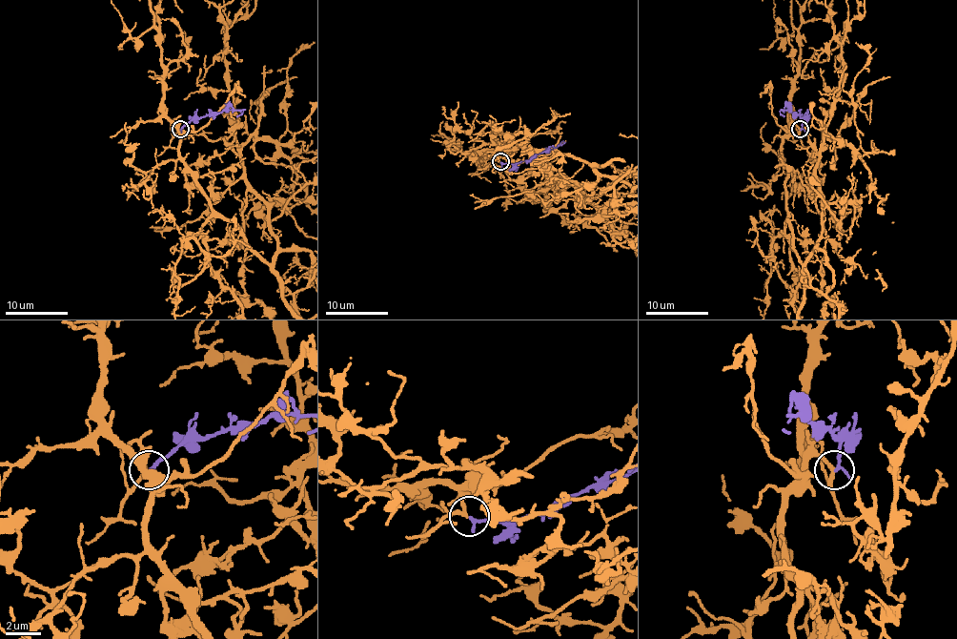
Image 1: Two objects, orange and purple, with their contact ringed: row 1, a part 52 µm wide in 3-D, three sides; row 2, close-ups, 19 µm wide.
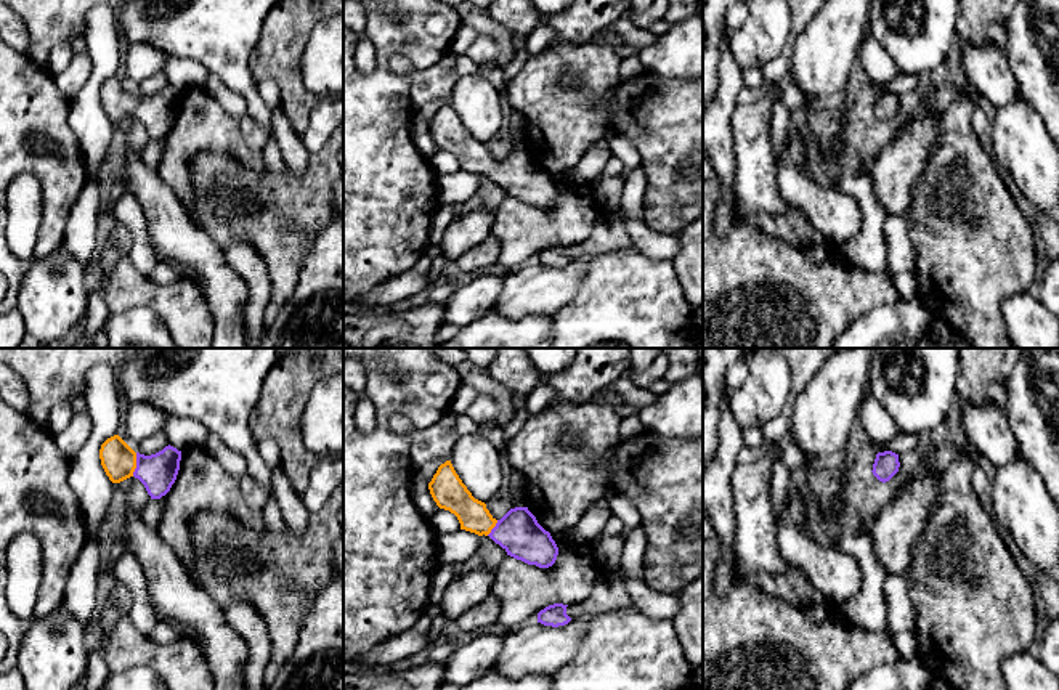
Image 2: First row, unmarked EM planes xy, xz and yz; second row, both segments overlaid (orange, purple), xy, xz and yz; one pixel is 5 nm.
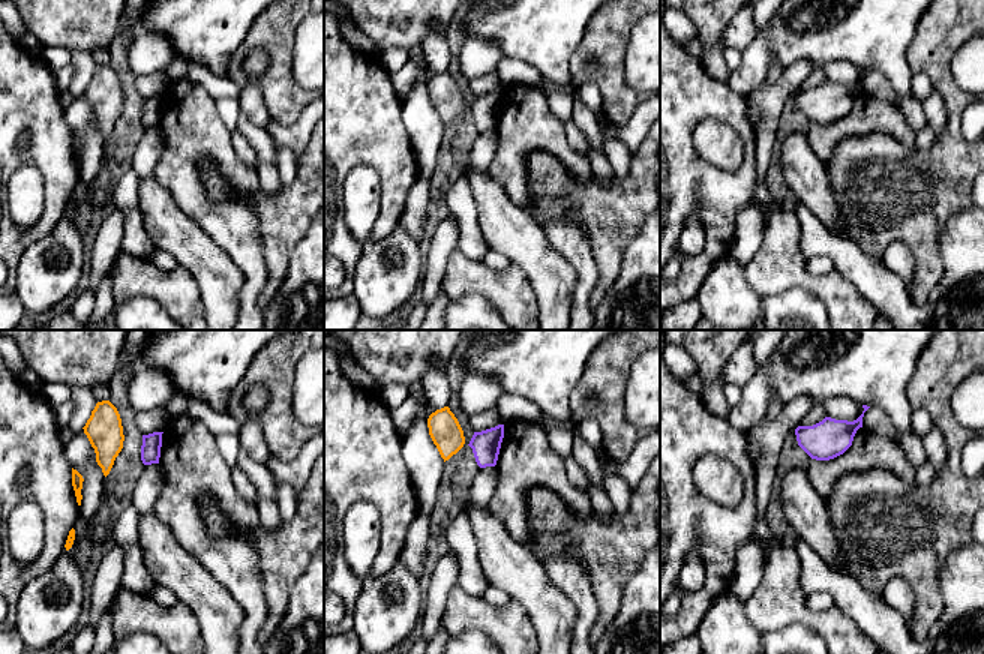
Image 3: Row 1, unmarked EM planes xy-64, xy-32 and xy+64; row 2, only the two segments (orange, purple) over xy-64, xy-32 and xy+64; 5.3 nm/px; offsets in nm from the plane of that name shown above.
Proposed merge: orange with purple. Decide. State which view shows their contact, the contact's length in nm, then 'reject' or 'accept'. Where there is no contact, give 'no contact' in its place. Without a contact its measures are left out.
contact in xy; length 120 nm; accept

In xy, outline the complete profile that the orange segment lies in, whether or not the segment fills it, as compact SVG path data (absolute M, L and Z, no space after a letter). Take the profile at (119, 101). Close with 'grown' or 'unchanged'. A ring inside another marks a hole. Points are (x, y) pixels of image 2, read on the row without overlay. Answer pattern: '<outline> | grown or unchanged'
M114 75L101 85L99 99L112 124L135 117L144 125L151 140L160 140L176 120L181 91L168 85L156 95L144 96Z | grown

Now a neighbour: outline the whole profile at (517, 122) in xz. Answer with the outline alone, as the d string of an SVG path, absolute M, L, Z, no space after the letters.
M512 109L509 125L510 125L512 149L526 148L526 119L523 117L523 114Z

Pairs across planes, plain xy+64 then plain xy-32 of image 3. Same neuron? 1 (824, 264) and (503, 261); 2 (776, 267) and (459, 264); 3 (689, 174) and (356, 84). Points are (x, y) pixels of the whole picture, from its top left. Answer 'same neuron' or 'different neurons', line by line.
1: same neuron
2: same neuron
3: same neuron

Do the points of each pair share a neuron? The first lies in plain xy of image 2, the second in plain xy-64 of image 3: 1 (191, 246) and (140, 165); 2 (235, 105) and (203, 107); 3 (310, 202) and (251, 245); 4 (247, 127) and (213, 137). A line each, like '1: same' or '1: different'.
1: different
2: different
3: different
4: different

